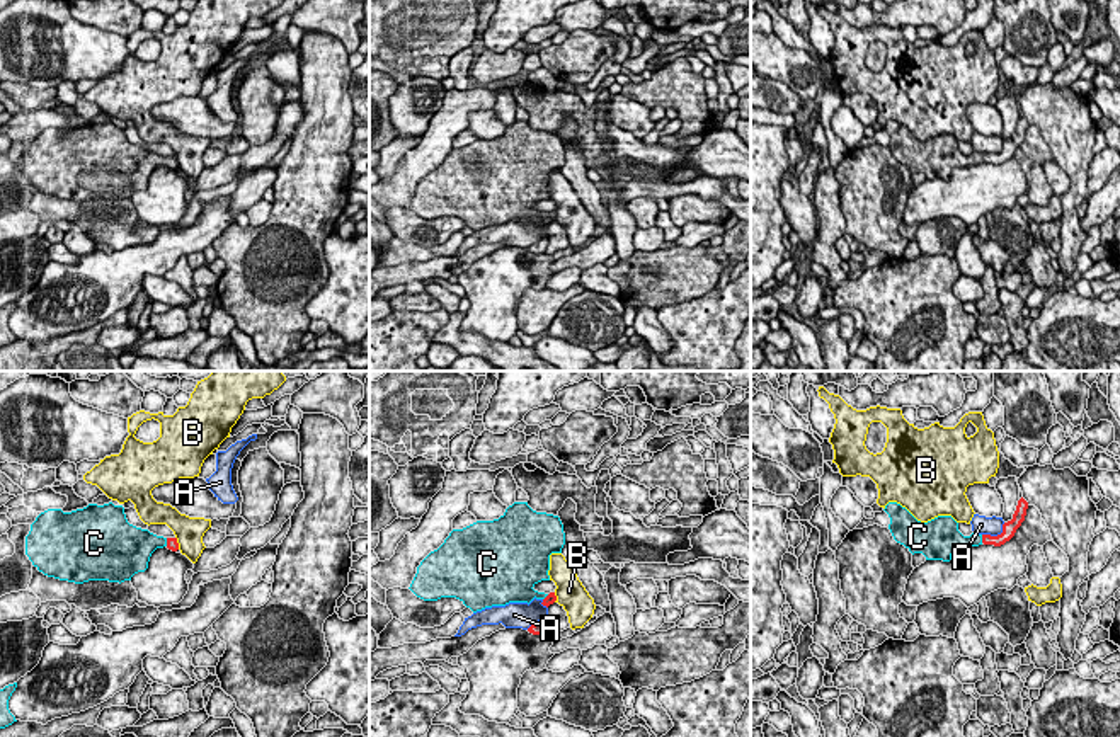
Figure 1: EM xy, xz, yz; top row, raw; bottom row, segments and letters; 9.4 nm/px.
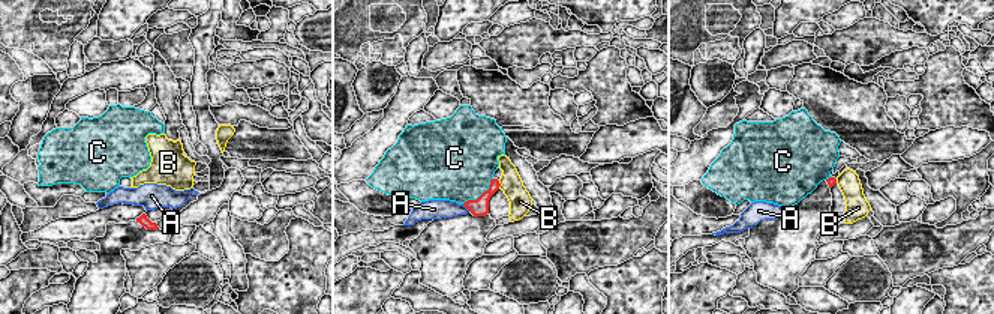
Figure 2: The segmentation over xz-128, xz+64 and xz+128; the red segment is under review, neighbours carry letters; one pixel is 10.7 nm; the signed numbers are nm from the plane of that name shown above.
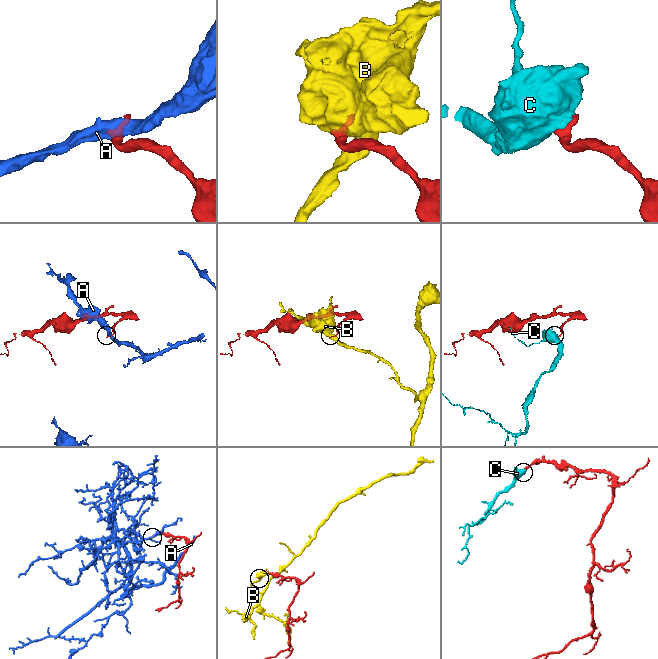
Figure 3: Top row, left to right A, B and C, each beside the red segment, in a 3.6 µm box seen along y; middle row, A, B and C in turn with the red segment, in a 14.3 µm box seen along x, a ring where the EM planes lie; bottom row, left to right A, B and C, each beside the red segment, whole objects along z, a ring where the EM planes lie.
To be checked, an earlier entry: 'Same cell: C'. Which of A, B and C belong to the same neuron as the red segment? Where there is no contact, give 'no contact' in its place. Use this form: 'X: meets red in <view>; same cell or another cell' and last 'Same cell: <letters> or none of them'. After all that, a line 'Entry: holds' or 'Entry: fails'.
A: meets red in yz; another cell
B: meets red in xy; another cell
C: meets red in yz; same cell
Same cell: C
Entry: holds

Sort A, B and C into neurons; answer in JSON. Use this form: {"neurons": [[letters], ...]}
{"neurons": [["A"], ["B"], ["C"]]}

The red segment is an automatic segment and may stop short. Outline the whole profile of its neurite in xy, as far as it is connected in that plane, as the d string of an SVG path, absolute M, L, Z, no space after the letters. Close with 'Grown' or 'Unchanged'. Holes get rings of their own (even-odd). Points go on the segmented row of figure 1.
M112 502L63 512L48 509L31 524L26 536L26 555L48 577L83 584L89 580L124 582L148 568L151 553L167 546L179 550L177 538L163 538L128 523L124 507Z. Grown

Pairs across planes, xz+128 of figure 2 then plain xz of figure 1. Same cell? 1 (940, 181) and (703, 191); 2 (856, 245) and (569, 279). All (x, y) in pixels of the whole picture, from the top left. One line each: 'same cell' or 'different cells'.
1: different cells
2: different cells

